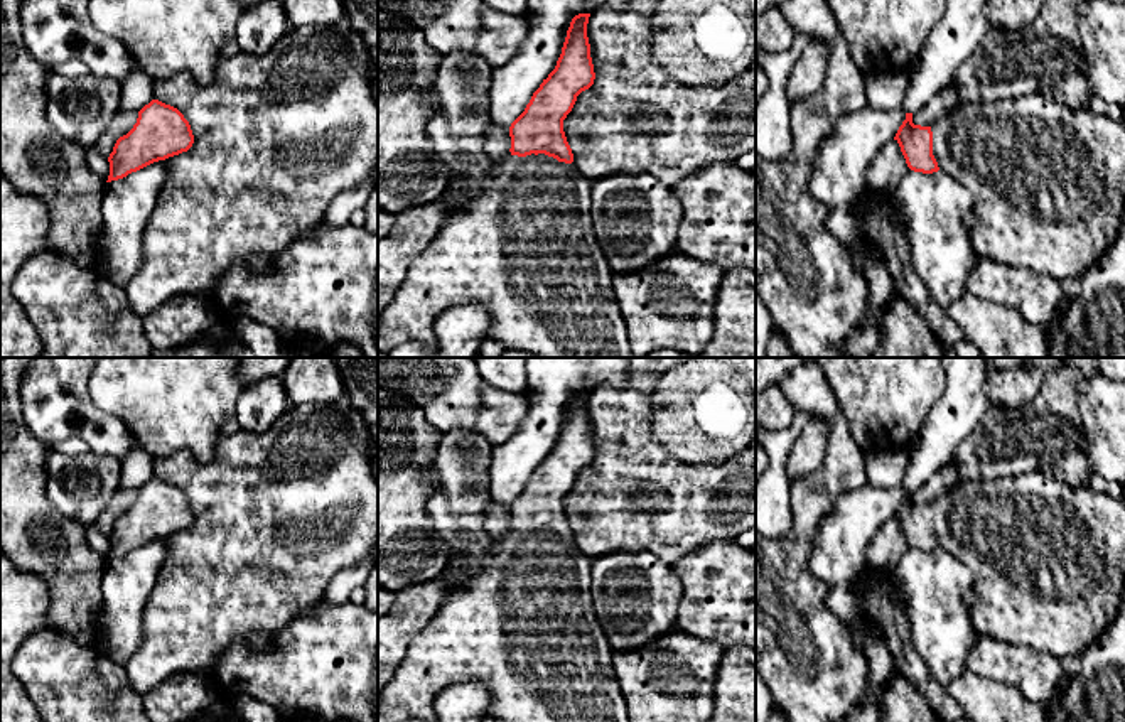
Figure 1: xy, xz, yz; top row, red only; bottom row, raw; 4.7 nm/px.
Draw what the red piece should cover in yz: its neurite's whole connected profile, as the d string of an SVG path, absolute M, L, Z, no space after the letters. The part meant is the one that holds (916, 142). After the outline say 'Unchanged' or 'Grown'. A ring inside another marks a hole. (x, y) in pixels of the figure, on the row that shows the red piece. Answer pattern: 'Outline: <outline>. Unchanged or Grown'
Outline: M1042 88L1002 101L958 103L950 115L931 127L912 123L912 113L899 127L894 140L914 172L945 172L973 197L973 211L965 226L982 258L1029 268L1061 282L1076 282L1113 245L1125 207L1125 125L1090 110L1073 110L1056 101Z. Grown

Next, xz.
Outline: M590 13L572 19L555 69L533 93L525 111L511 123L509 155L494 162L484 192L476 202L450 218L435 238L413 260L391 302L378 317L378 353L390 354L401 344L427 342L439 346L433 324L457 305L481 304L489 310L484 339L494 339L504 349L521 349L536 358L632 358L627 326L614 294L614 273L594 233L590 219L592 180L577 172L563 120L577 96L594 84L587 24Z. Grown

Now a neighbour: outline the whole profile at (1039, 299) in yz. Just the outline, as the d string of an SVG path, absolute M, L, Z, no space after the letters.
M982 258L968 275L968 294L1012 307L1027 322L1044 331L1063 315L1073 290L1073 282L1054 280L1049 275L988 258Z

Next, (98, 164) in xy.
M94 145L86 148L86 160L89 169L100 175L103 180L108 180L110 175L110 162L105 155L101 155Z

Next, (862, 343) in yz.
M862 243L864 277L869 283L869 310L865 324L853 331L843 344L850 358L872 358L879 348L882 331L880 321L889 304L897 297L896 285L882 267L879 248Z

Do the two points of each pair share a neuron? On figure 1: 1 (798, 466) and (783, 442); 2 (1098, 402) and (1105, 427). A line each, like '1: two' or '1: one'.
1: two
2: one

